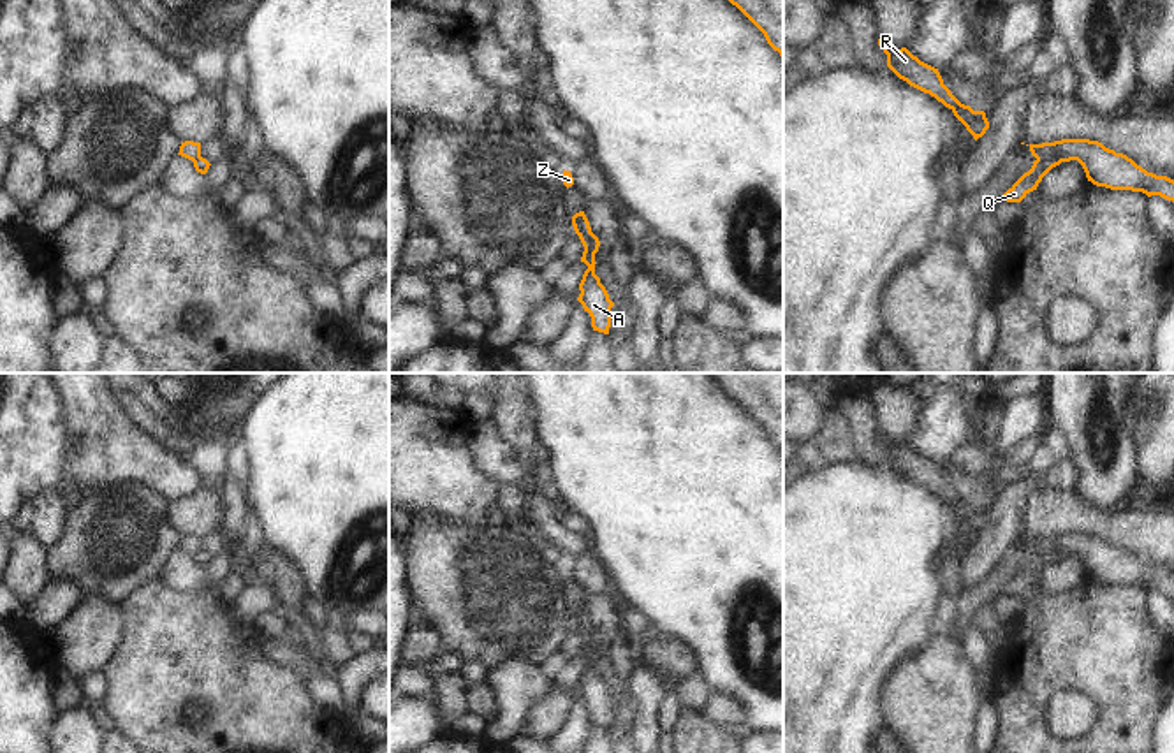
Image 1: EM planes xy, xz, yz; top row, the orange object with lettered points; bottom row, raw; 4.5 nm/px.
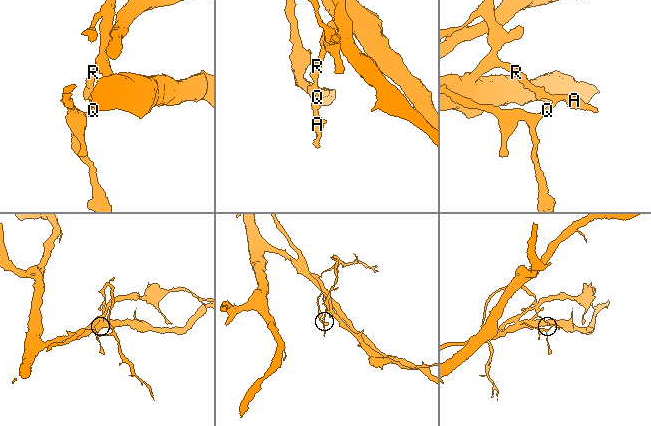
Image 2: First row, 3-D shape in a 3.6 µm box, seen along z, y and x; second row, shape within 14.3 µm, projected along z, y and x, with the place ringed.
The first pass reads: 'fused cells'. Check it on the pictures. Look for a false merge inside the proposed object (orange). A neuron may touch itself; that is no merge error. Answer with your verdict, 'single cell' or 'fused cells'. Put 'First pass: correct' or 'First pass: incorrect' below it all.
fused cells
First pass: correct

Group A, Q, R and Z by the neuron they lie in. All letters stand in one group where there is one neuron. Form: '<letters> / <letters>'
A R Z / Q

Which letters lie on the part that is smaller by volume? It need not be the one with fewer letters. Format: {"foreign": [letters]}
{"foreign": ["Q"]}

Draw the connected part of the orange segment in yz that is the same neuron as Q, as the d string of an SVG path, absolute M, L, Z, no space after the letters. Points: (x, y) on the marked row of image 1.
M1040 158L1035 160L1031 169L1024 172L1005 194L1003 201L1007 202L1021 202L1030 192L1037 190L1042 178L1056 165L1060 165L1060 158Z

